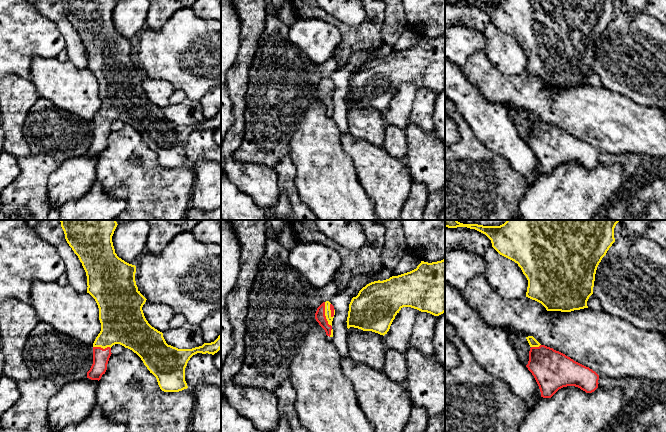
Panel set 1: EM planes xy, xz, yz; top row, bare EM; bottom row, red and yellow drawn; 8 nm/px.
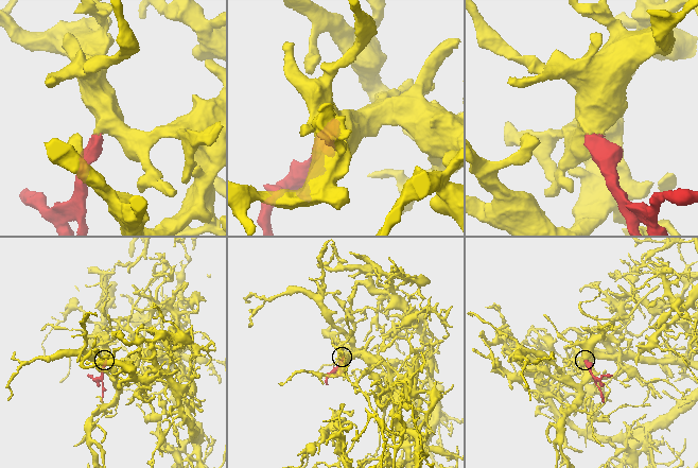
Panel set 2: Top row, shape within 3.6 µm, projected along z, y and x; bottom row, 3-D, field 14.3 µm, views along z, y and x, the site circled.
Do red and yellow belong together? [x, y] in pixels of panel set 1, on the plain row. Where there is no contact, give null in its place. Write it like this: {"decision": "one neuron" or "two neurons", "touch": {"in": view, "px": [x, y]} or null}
{"decision": "one neuron", "touch": {"in": "xz", "px": [324, 90]}}

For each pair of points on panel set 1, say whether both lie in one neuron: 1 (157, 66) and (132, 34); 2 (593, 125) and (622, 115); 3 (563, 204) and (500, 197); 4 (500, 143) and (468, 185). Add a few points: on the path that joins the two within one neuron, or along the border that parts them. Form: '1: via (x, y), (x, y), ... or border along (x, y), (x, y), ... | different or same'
1: border along (144, 27), (135, 39) | different
2: via (600, 120), (615, 120) | same
3: border along (530, 186), (520, 199), (518, 209) | different
4: border along (475, 136), (489, 149), (502, 155), (511, 166) | different

